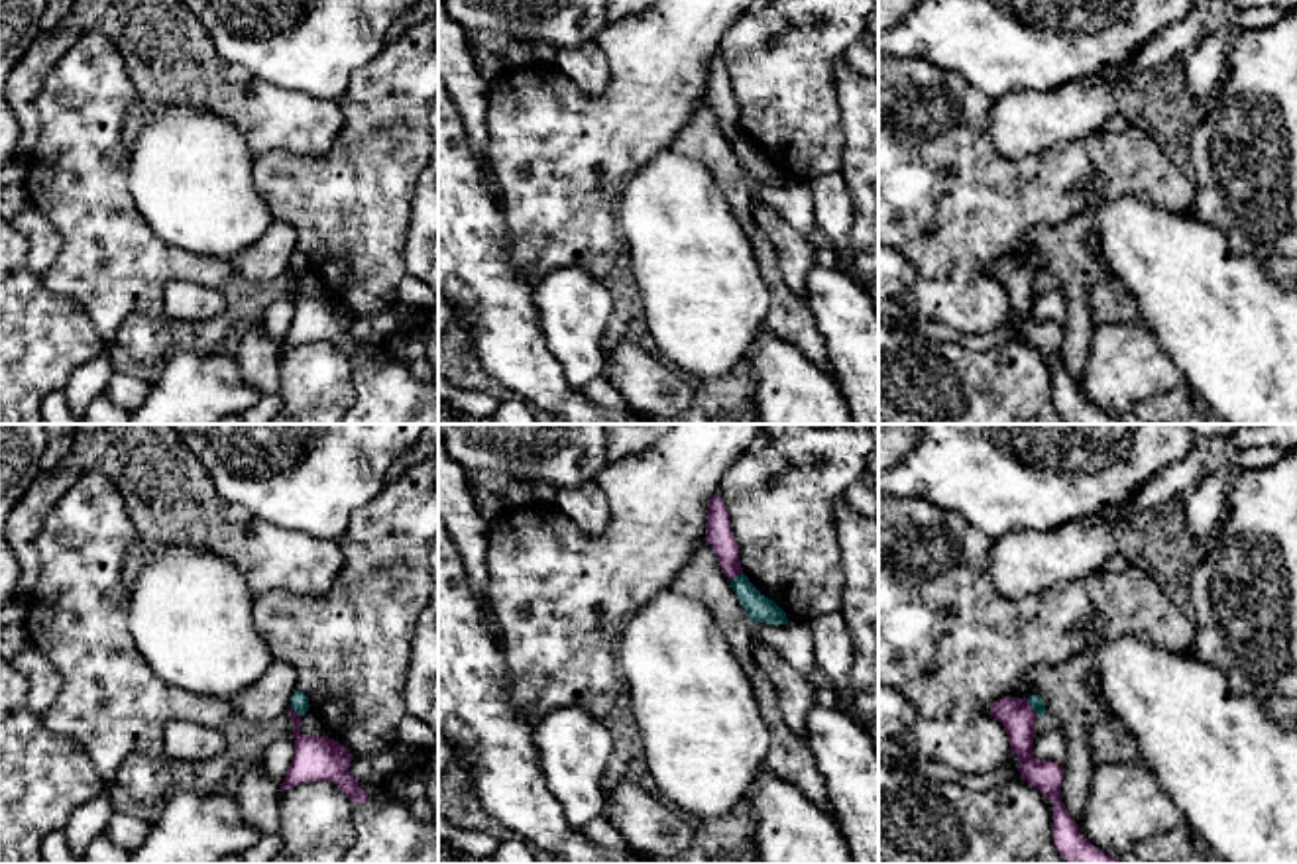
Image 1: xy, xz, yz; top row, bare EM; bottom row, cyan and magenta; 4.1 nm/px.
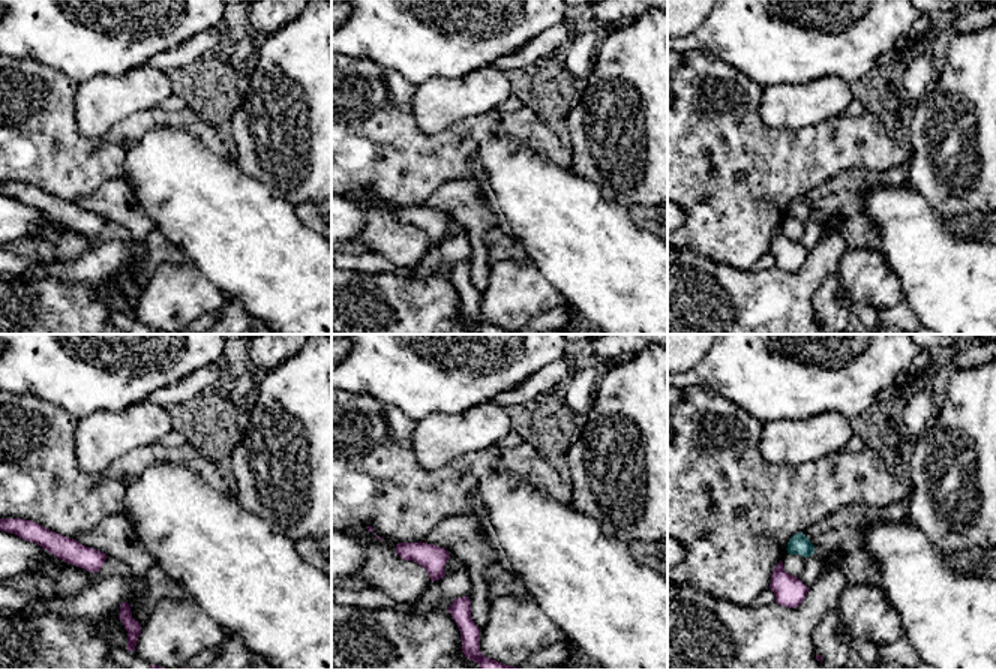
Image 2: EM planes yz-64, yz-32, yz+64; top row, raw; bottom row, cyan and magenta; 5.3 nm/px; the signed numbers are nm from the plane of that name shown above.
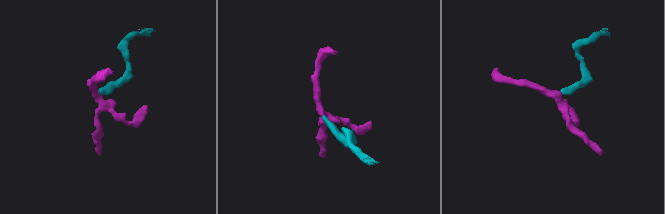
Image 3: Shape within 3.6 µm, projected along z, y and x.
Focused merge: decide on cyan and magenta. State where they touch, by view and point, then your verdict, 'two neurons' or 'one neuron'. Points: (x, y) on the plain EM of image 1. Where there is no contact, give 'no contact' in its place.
yz (1032, 268) | two neurons

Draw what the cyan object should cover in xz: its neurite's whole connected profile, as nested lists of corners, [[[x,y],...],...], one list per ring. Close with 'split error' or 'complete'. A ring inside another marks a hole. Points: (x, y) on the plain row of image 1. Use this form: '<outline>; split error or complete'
[[[745,134],[731,139],[731,147],[755,183],[788,185],[786,173],[768,157],[764,157]]]; complete

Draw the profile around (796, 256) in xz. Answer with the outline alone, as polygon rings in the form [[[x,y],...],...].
[[[761,198],[755,200],[753,220],[772,243],[784,283],[794,295],[806,298],[808,273],[816,265],[816,245]]]

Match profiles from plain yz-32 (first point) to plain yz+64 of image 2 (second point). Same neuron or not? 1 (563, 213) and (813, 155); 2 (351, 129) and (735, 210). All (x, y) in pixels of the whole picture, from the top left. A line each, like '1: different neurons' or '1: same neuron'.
1: different neurons
2: same neuron

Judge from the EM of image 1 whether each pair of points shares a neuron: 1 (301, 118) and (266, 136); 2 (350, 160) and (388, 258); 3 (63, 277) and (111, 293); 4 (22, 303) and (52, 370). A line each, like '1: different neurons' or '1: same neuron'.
1: same neuron
2: same neuron
3: same neuron
4: same neuron

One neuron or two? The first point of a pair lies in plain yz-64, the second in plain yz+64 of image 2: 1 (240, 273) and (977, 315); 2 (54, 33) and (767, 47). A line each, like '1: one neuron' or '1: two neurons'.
1: one neuron
2: one neuron

